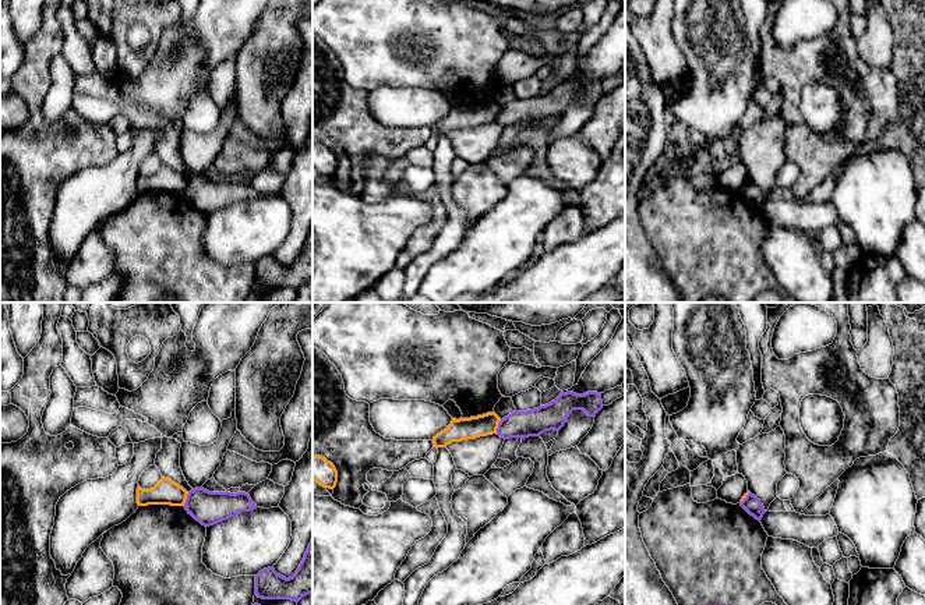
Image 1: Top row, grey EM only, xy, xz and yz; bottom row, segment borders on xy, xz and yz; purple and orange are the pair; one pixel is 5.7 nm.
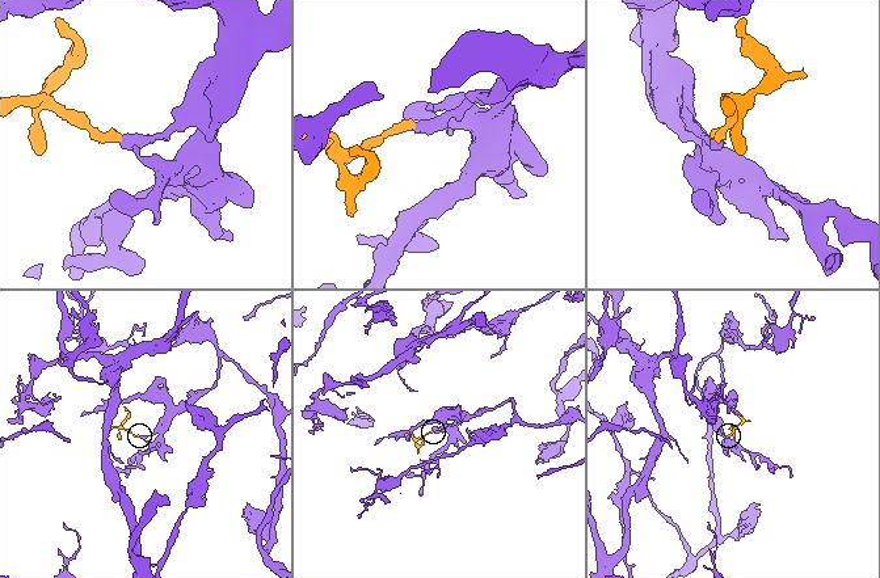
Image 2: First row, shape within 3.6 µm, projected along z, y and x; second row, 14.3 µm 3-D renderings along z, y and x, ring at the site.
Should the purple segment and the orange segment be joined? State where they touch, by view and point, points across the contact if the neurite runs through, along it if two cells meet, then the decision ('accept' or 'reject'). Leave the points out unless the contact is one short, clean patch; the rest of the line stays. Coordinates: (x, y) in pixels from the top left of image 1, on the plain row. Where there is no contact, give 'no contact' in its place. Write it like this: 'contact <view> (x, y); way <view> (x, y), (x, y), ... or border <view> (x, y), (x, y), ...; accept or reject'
contact xy (186, 187); border xy (189, 180), (183, 193); reject

